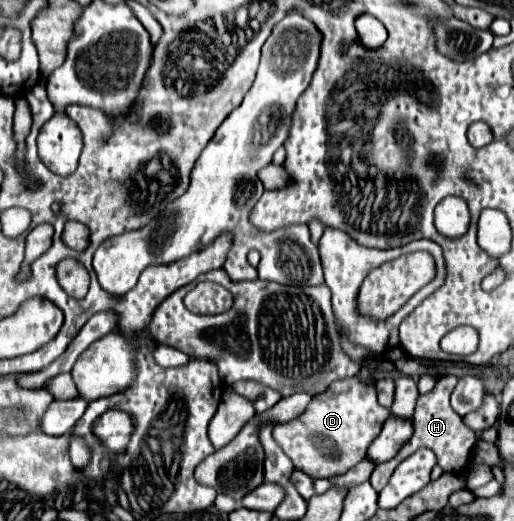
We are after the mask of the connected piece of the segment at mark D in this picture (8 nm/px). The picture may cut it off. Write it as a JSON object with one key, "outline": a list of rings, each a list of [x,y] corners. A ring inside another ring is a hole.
{"outline":[[[352,376],[330,384],[328,392],[314,396],[312,404],[308,404],[306,412],[300,418],[274,426],[272,436],[284,450],[284,454],[292,460],[296,470],[306,472],[314,480],[334,478],[348,472],[366,456],[370,444],[378,438],[388,416],[390,410],[378,404],[374,382],[368,382],[362,376]],[[330,442],[334,442],[332,448],[328,448]]]}

